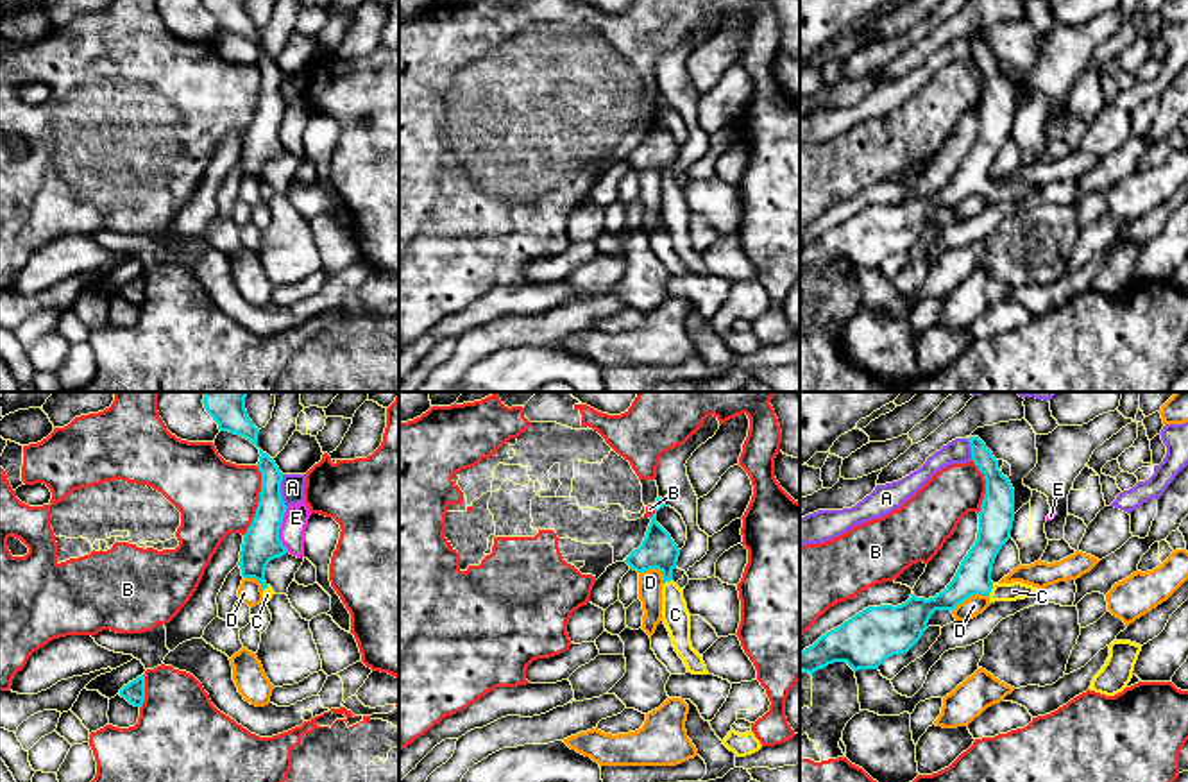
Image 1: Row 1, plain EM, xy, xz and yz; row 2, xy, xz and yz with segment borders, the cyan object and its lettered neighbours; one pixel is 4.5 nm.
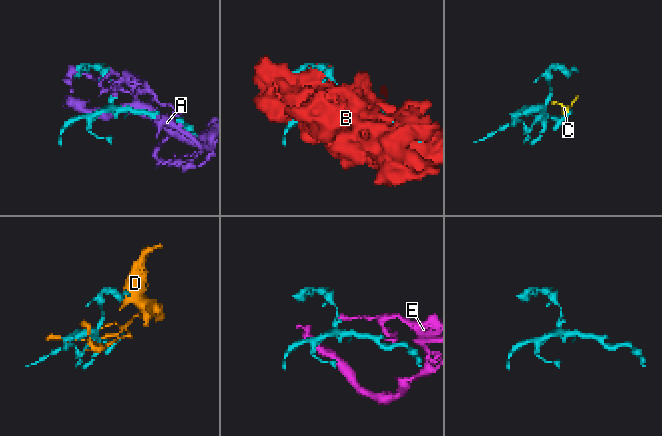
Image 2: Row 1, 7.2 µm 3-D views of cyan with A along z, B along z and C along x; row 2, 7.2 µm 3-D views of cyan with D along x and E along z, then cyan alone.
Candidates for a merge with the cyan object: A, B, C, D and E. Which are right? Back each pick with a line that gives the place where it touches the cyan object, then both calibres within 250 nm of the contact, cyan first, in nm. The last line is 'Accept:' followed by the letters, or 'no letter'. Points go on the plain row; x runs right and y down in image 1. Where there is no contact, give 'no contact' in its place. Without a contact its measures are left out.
C: yz (992, 186) | 160/80 nm
Accept: C

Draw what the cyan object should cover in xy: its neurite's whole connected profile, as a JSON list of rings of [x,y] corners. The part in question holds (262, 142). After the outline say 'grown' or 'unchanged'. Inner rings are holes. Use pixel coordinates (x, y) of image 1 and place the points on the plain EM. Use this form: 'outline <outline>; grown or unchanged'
outline [[[261,48],[259,54],[258,68],[261,72],[261,91],[256,115],[243,134],[238,165],[243,177],[254,177],[261,183],[263,200],[267,202],[276,191],[265,181],[265,168],[270,159],[288,152],[279,138],[286,104],[281,95],[283,72],[274,57]]]; grown

